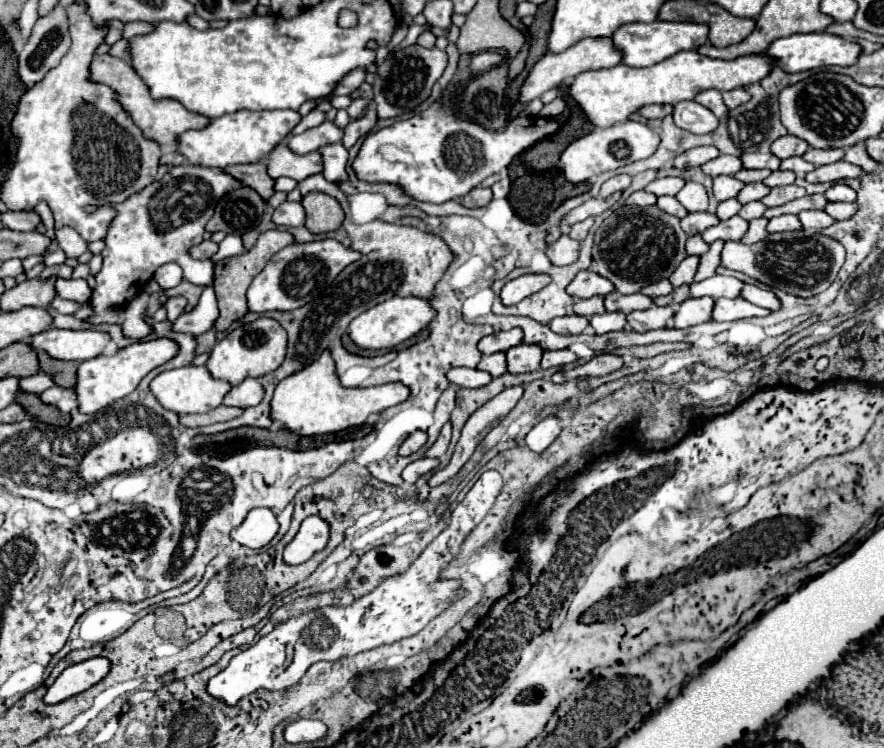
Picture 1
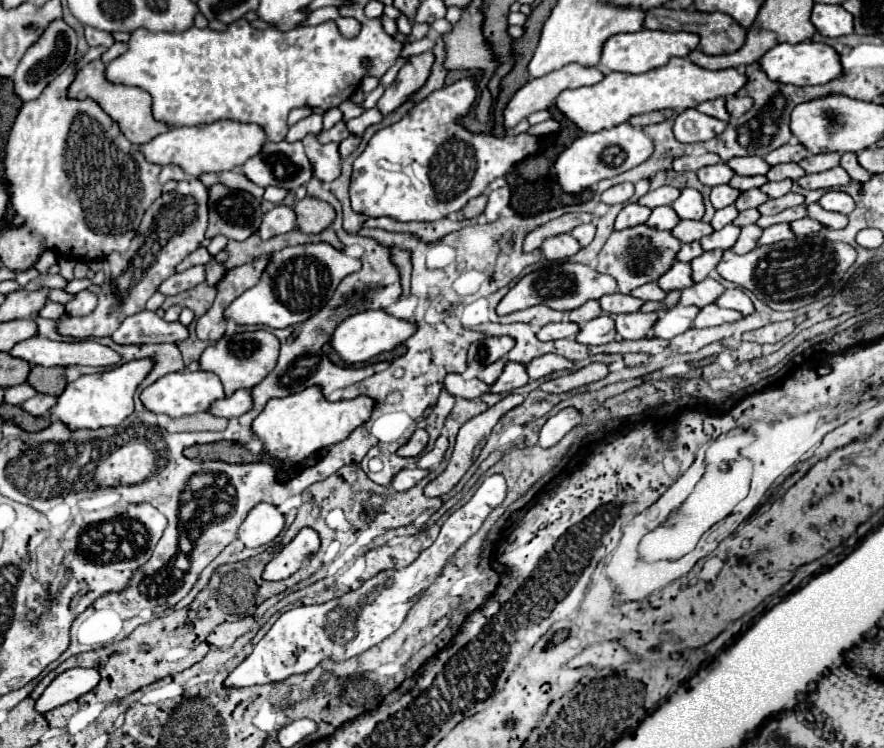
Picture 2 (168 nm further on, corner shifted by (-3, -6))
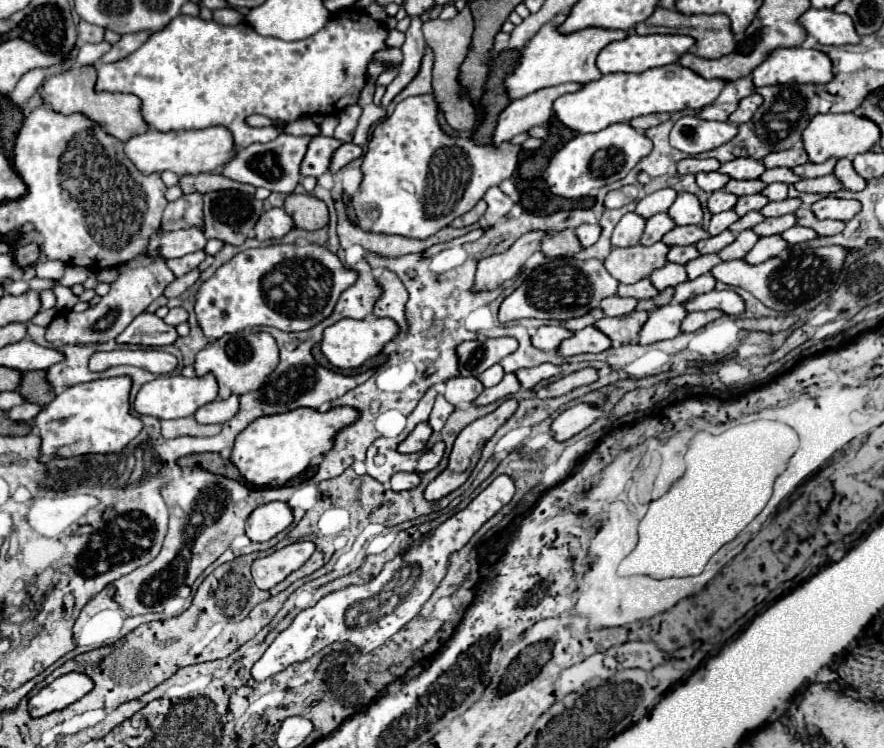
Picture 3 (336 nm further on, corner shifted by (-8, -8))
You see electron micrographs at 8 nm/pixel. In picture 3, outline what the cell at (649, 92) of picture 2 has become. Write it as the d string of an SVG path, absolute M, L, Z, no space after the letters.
M680 63L648 69L640 75L634 73L610 73L602 75L598 81L586 83L580 91L562 95L554 101L554 113L556 117L578 133L596 133L606 129L614 123L628 123L634 117L648 115L648 113L674 113L682 109L702 109L706 105L712 105L722 89L726 87L726 81L722 79L704 79L698 73L694 73L688 67L682 67Z

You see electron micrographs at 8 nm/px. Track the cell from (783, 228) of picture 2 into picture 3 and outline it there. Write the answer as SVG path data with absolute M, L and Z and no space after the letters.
M770 235L770 237L762 237L744 259L756 265L766 261L768 257L776 257L776 253L784 253L786 249L788 249L788 243L780 235Z

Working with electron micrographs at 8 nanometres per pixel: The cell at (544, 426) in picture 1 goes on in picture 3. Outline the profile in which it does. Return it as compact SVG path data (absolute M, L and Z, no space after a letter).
M578 403L566 411L562 411L550 425L556 441L566 441L580 433L582 429L590 427L598 417L602 417L604 411L600 407L592 407L588 403Z

